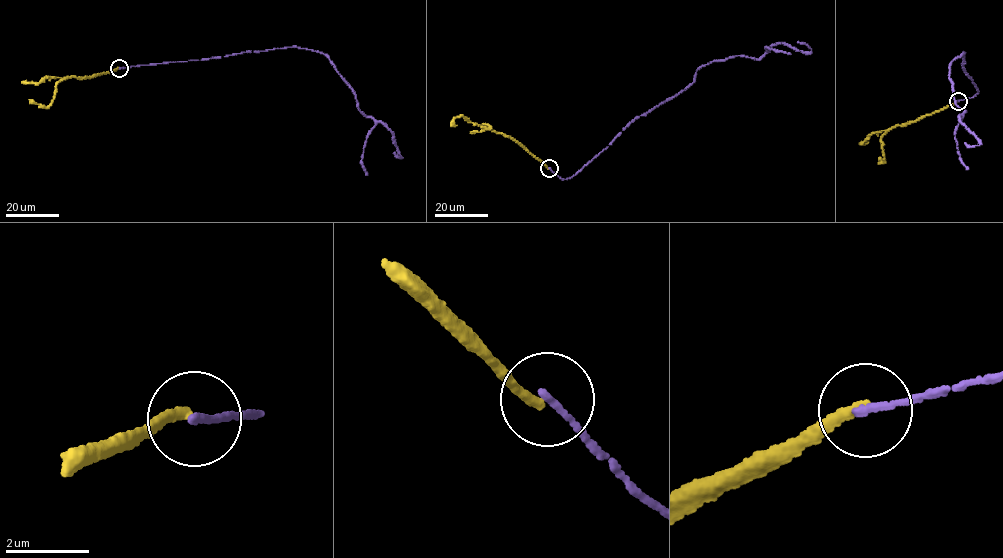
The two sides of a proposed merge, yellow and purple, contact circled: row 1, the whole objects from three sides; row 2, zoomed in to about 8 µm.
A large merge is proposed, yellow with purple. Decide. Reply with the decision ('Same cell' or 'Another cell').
Another cell

